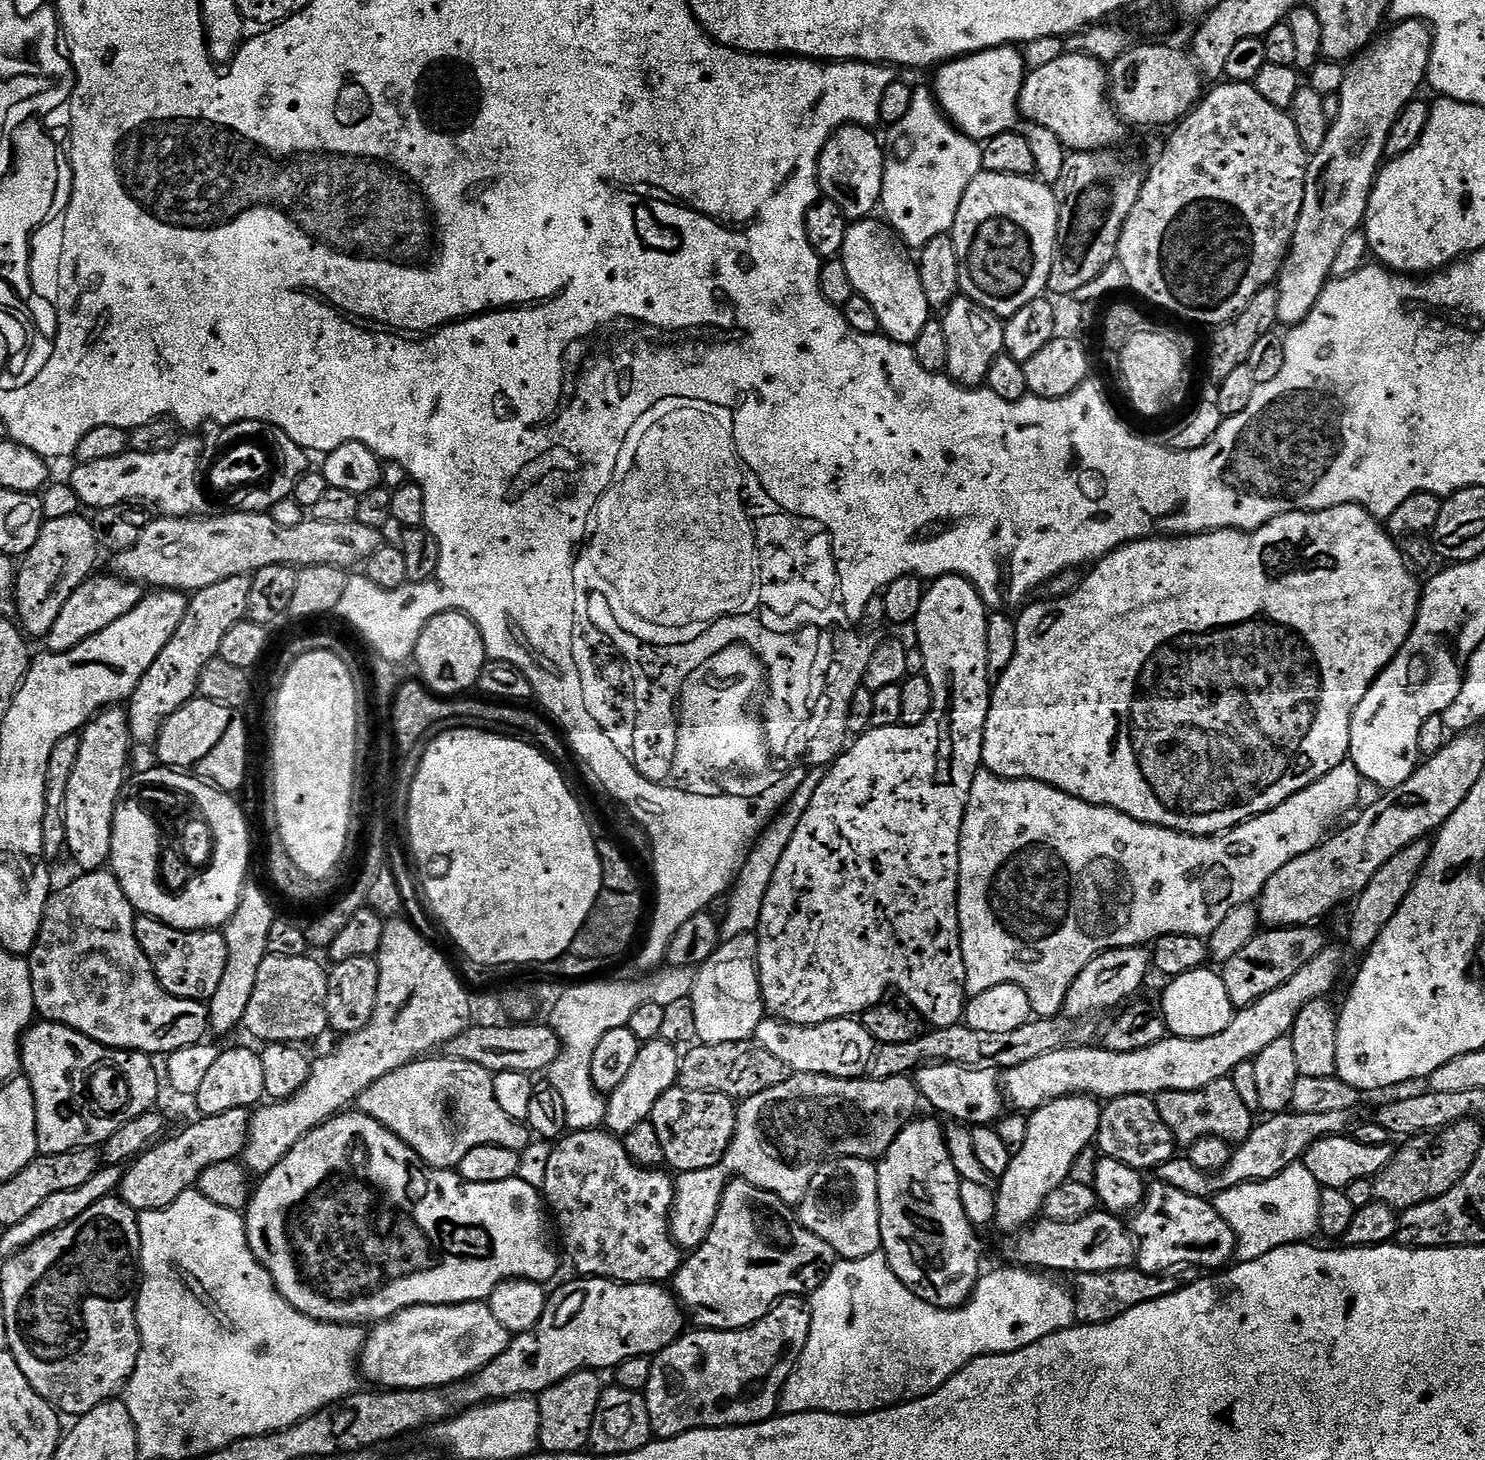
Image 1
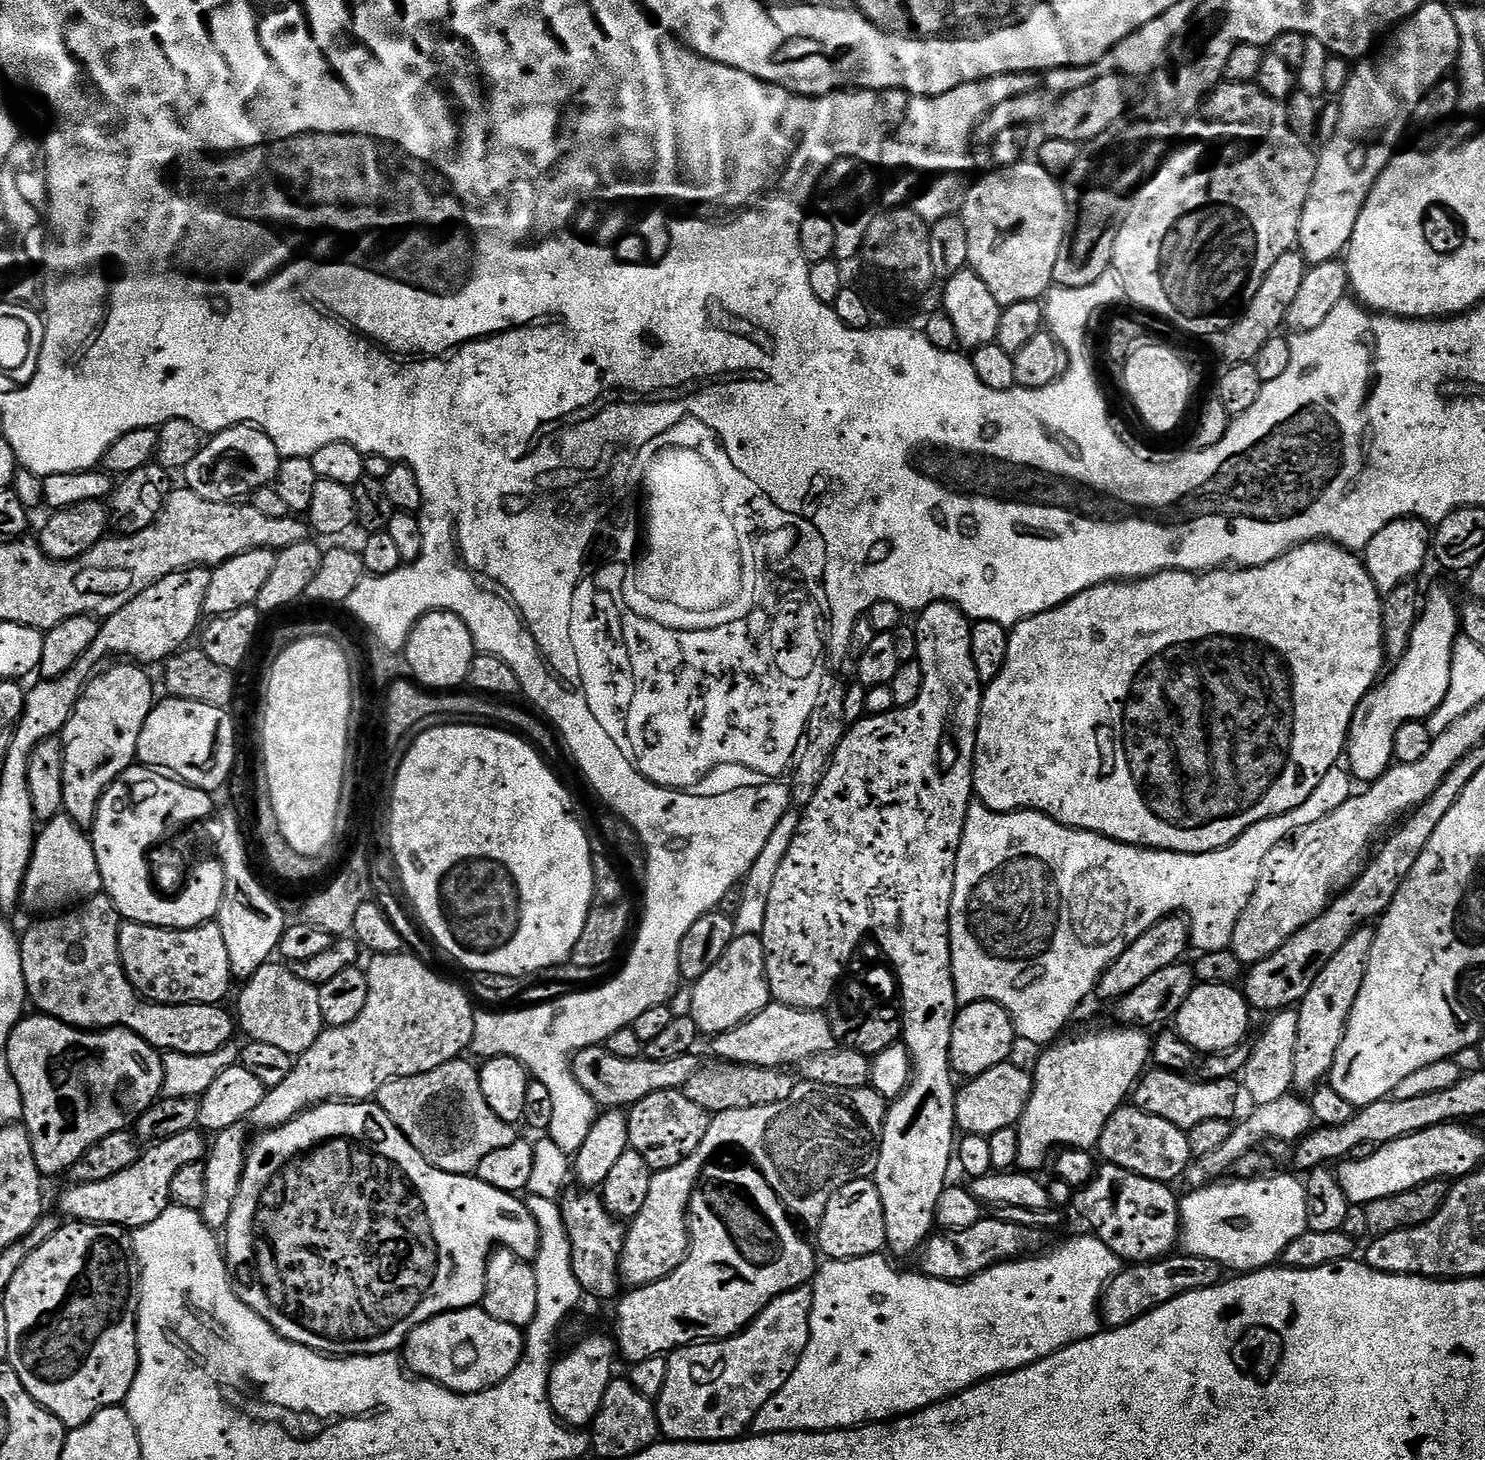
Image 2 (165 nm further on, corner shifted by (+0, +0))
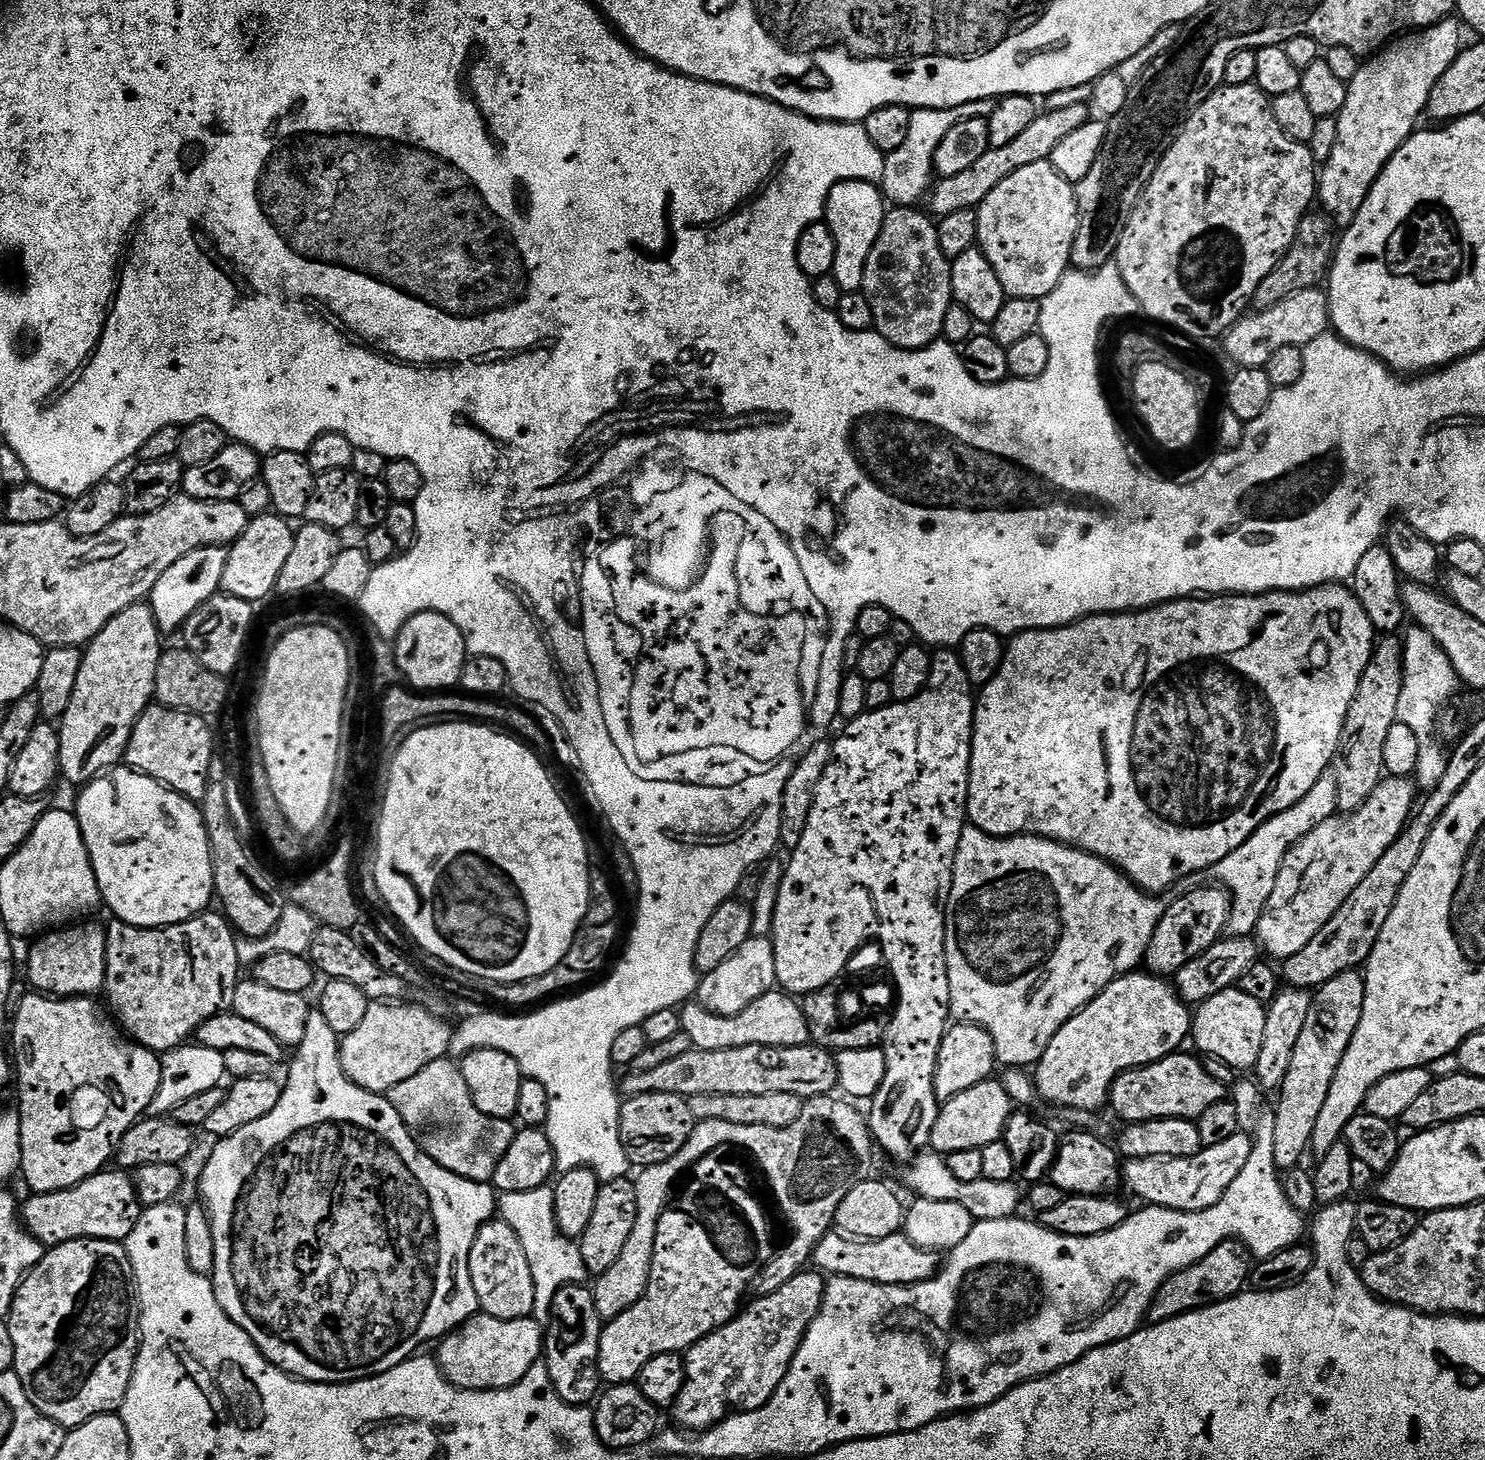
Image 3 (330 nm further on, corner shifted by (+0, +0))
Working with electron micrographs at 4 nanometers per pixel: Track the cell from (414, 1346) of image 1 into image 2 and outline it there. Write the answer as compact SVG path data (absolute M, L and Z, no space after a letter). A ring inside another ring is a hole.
M483 1307L459 1308L456 1312L444 1312L440 1316L430 1318L416 1327L404 1344L402 1359L409 1373L425 1380L433 1380L451 1392L467 1394L483 1392L502 1383L513 1371L519 1369L520 1359L526 1355L526 1336L521 1329L510 1326L506 1322L498 1322L498 1318L490 1318Z

